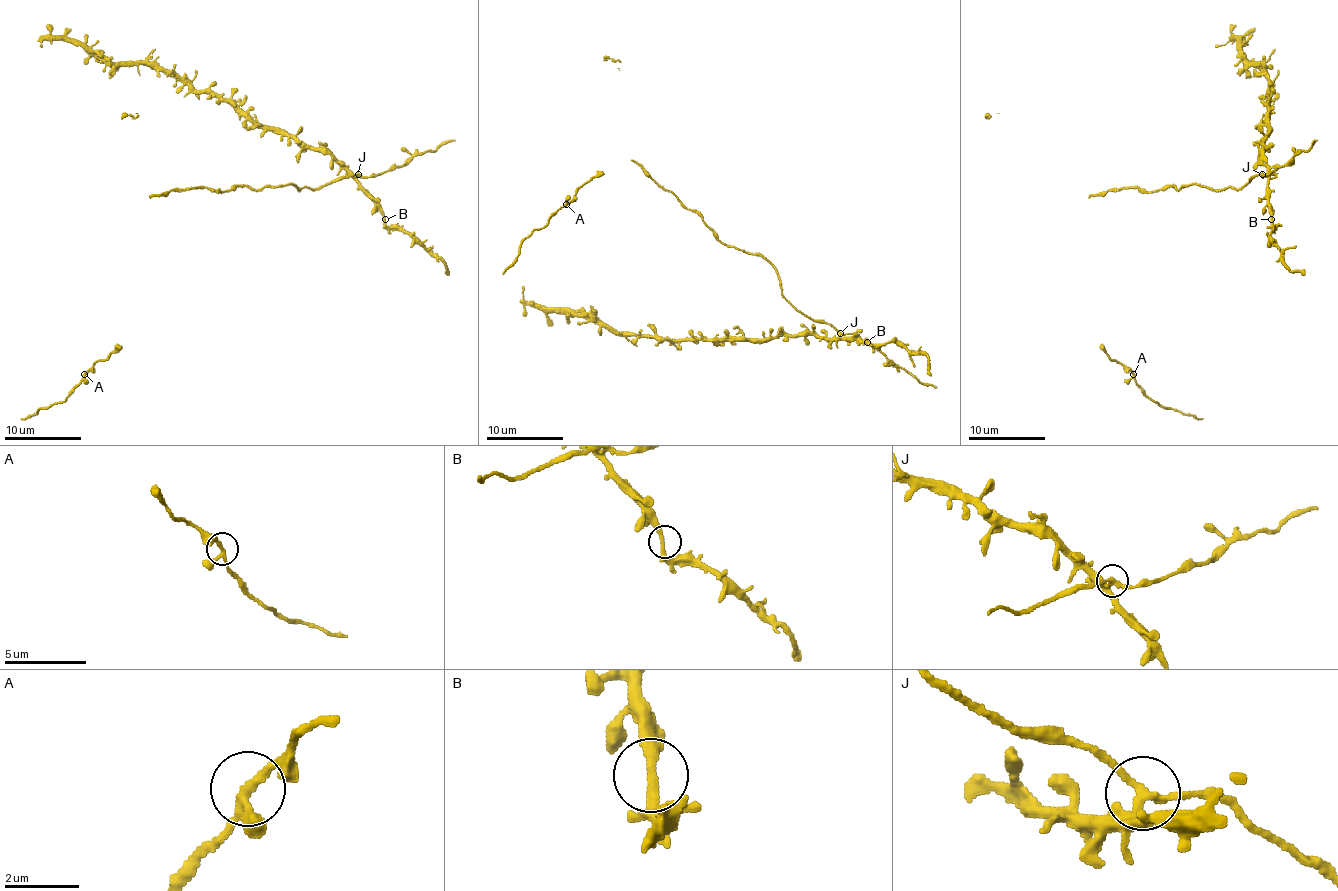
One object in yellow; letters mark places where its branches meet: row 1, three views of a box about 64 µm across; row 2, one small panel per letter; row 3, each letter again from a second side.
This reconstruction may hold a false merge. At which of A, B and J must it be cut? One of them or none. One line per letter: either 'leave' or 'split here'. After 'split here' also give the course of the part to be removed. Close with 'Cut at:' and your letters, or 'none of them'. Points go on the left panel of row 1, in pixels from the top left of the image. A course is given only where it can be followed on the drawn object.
A: leave
B: leave
J: leave
Cut at: none of them

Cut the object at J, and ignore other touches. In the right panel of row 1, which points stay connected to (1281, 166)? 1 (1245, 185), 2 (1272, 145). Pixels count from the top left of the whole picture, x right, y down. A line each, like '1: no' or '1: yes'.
1: yes
2: no

